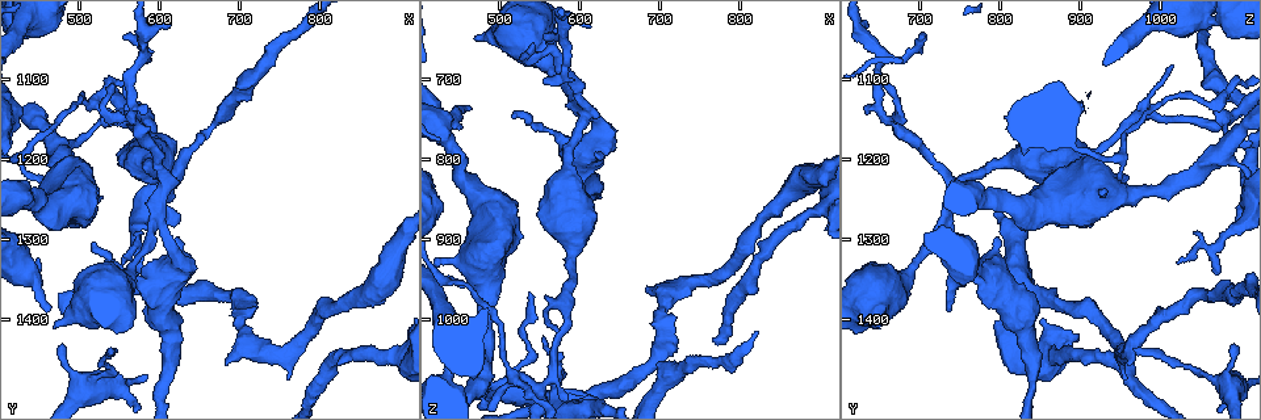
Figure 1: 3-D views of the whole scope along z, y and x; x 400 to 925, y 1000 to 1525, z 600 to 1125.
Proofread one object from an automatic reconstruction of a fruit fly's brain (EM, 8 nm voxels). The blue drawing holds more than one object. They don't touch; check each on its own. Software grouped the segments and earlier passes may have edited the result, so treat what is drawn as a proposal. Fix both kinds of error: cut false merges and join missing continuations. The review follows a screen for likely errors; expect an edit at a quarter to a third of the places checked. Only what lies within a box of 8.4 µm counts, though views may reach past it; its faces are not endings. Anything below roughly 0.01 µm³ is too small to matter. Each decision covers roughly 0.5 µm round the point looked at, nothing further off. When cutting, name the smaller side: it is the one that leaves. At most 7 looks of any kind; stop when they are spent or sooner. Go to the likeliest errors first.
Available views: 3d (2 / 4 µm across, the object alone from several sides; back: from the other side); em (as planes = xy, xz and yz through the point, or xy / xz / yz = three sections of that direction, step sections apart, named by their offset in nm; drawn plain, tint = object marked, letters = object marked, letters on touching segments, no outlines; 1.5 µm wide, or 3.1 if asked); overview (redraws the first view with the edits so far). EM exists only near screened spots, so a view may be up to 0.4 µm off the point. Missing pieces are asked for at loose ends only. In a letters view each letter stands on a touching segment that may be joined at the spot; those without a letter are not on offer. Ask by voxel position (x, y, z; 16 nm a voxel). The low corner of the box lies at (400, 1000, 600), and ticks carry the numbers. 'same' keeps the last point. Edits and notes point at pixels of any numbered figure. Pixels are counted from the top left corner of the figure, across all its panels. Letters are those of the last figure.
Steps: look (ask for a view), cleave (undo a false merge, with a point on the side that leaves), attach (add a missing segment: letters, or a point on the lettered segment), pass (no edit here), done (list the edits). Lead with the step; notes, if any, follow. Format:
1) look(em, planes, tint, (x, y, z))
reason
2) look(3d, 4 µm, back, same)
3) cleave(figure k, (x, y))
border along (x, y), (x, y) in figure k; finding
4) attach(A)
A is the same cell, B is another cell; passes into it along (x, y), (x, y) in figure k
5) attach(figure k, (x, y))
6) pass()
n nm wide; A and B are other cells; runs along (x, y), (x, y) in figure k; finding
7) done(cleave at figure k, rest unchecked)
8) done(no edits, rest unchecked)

look(3d, 2 µm, (680, 1450, 965))
branch stops here

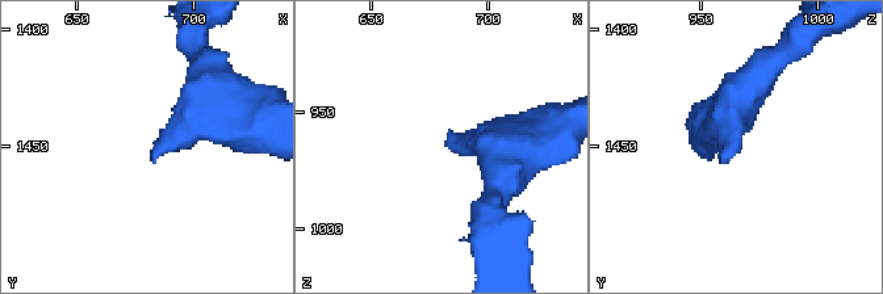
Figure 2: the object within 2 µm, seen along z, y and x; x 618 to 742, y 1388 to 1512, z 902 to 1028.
look(em, planes, letters, (681, 1452, 965))
need the tissue

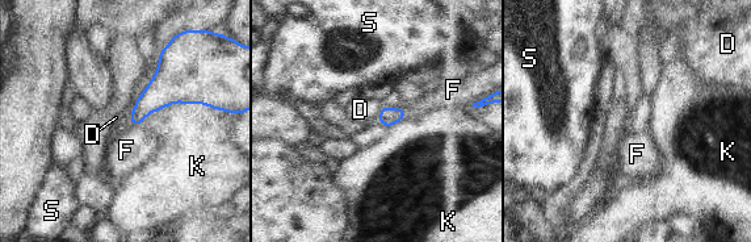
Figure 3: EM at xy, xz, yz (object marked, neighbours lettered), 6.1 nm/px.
pass()
D, F, K and S are other cells; no lettered segment goes on from it

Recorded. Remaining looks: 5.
look(em, xy, step 8, letters, (470, 1405, 650))
an open end

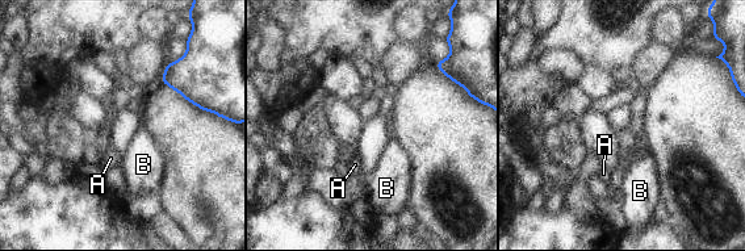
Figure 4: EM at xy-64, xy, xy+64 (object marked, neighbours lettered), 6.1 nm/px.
look(em, planes, letters, same)

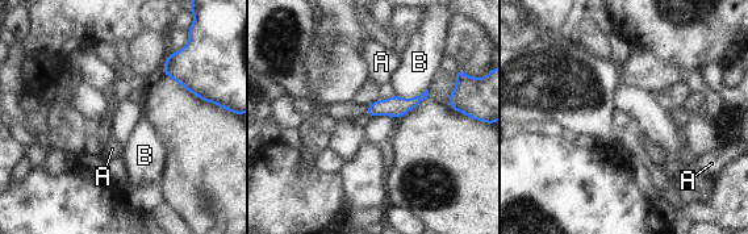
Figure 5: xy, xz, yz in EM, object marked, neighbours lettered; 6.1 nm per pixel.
pass()
A and B are other cells; border along (427, 88), (412, 97), (395, 95) in figure 5; no lettered segment goes on from it

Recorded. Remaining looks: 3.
look(em, xy, step 4, tint, (480, 1430, 1095))
tapers out

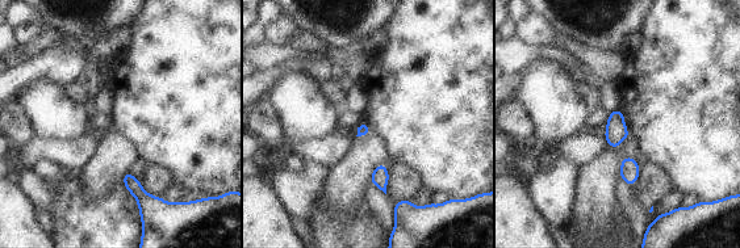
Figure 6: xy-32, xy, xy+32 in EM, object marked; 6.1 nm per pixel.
look(em, planes, letters, same)

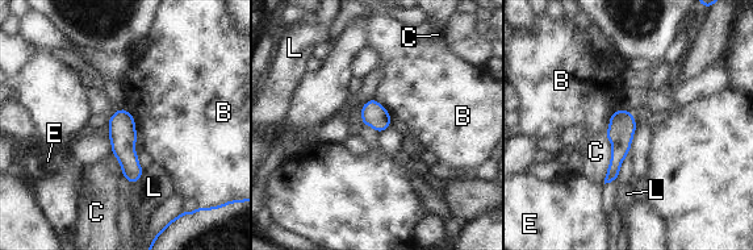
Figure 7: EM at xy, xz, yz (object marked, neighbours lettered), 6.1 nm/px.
pass()
C touches over 280 nm; B, C, E and L are other cells; border along (620, 108), (611, 115), (605, 136) in figure 7; no lettered segment goes on from it

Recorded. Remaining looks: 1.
done(no edits, rest unchecked)

